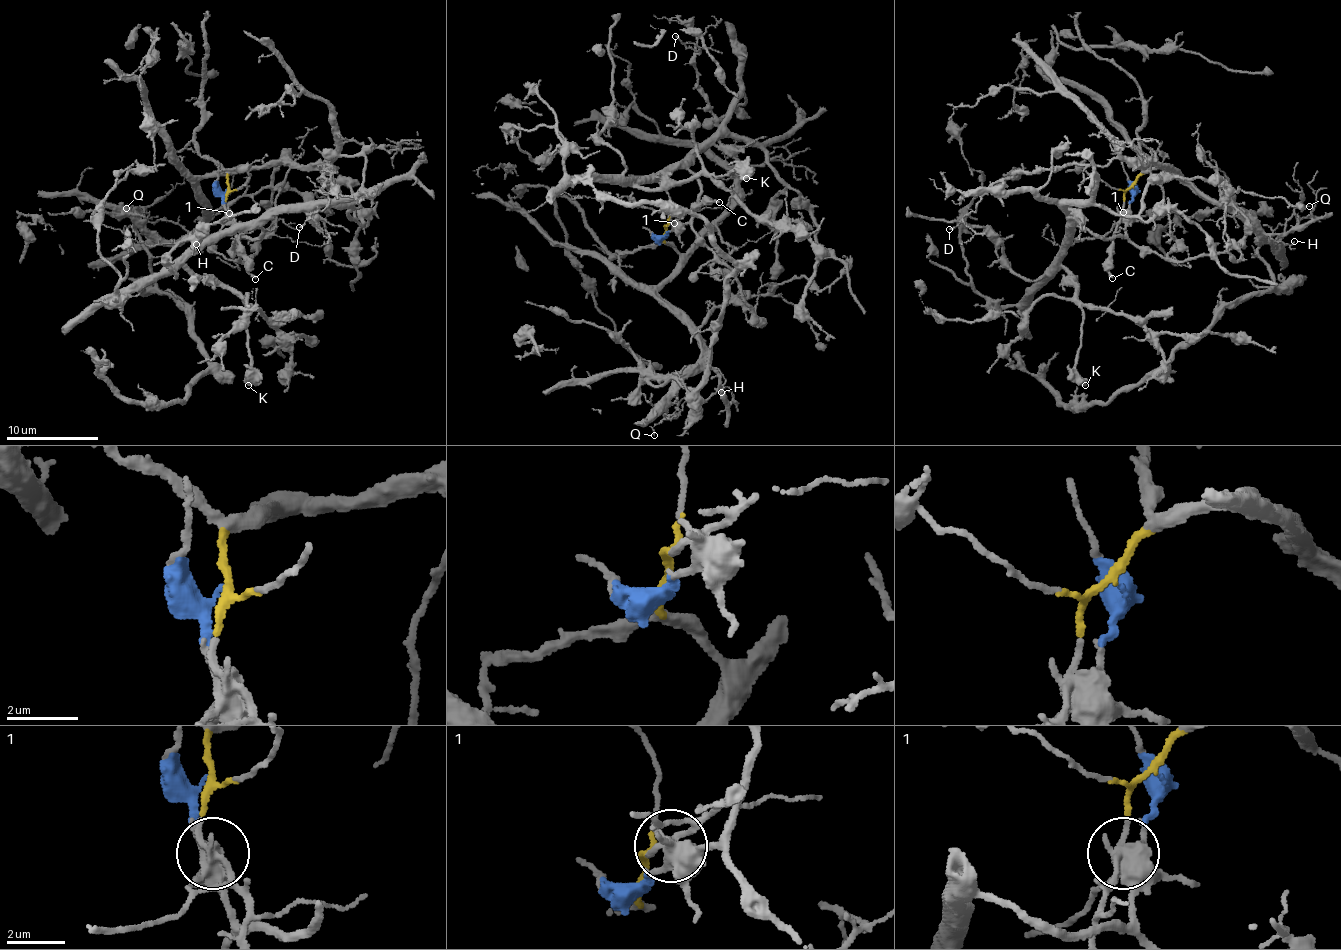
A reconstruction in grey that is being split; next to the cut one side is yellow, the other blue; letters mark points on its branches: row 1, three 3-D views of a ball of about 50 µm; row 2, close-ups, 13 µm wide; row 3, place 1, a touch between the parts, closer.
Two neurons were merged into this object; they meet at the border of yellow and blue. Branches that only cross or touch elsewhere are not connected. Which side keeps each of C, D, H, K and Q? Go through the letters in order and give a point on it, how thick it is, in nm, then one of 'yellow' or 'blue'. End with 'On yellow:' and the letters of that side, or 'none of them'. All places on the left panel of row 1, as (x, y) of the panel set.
C: at (255, 279); 180 nm thick; yellow
D: at (299, 227); 130 nm thick; yellow
H: at (196, 244); 90 nm thick; yellow
K: at (248, 385); 600 nm thick; blue
Q: at (126, 208); 110 nm thick; yellow
On yellow: C, D, H, Q

